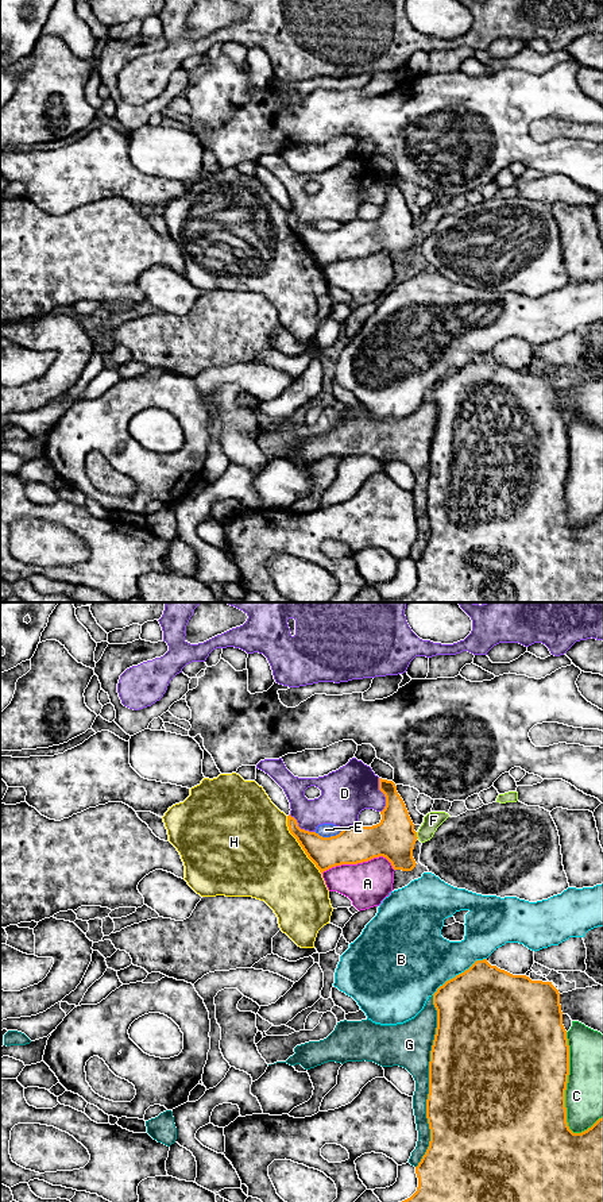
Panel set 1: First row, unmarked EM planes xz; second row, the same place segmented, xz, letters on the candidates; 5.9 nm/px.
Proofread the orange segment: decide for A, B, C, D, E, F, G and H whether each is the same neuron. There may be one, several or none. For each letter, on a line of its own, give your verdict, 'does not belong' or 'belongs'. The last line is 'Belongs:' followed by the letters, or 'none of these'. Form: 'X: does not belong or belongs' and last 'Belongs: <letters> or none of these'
A: does not belong
B: does not belong
C: does not belong
D: does not belong
E: does not belong
F: does not belong
G: does not belong
H: does not belong
Belongs: none of these

